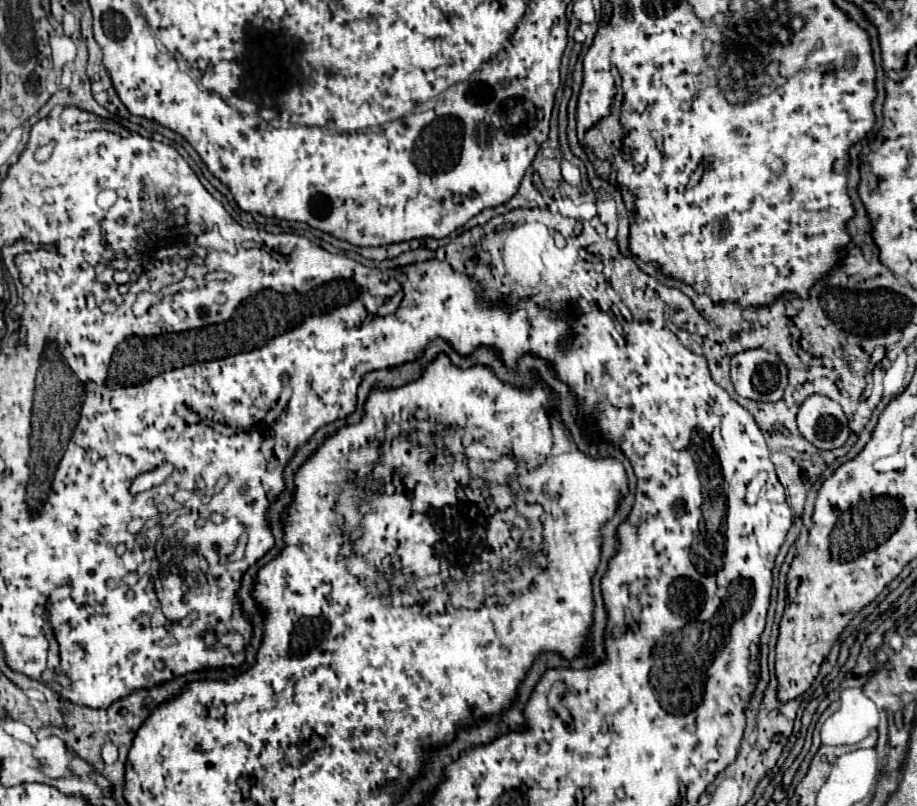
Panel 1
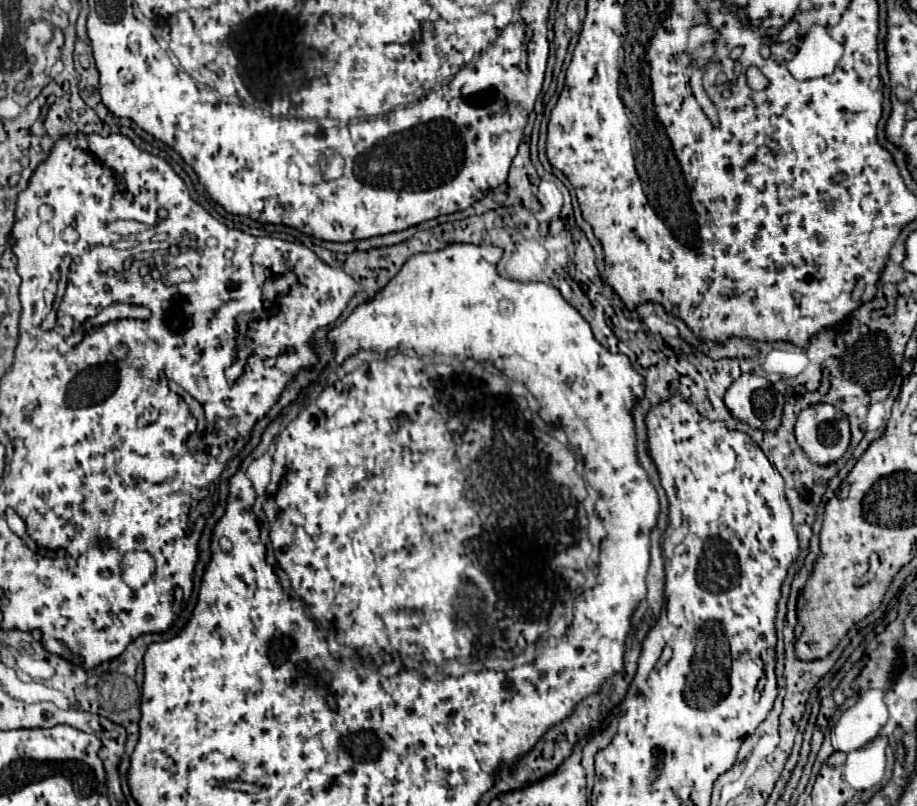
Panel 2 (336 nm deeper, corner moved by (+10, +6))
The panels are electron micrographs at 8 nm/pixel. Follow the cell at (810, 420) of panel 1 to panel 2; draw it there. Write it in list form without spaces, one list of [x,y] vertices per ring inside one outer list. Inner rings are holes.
[[[827,403],[811,405],[799,413],[795,437],[813,463],[829,465],[843,457],[849,447],[847,415]]]

